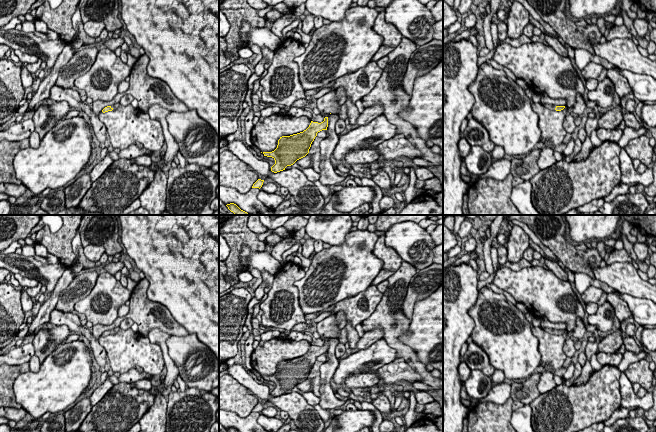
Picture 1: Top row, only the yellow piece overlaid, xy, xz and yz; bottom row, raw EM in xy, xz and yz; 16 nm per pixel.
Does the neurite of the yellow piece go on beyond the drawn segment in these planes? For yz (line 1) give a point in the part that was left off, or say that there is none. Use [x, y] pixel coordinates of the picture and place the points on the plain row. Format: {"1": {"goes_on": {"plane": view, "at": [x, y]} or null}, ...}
{"1": {"goes_on": {"plane": "yz", "at": [552, 331]}}}

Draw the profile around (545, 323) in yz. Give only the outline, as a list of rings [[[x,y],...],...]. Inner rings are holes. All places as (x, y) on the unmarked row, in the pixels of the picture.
[[[539,317],[541,322],[541,327],[543,328],[550,328],[550,329],[556,329],[556,330],[566,330],[567,325],[566,323],[552,323],[550,322],[546,317]]]

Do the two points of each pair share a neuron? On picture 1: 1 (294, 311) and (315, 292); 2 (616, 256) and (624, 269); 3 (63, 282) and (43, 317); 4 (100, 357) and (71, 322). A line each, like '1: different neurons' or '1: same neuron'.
1: different neurons
2: different neurons
3: same neuron
4: same neuron

